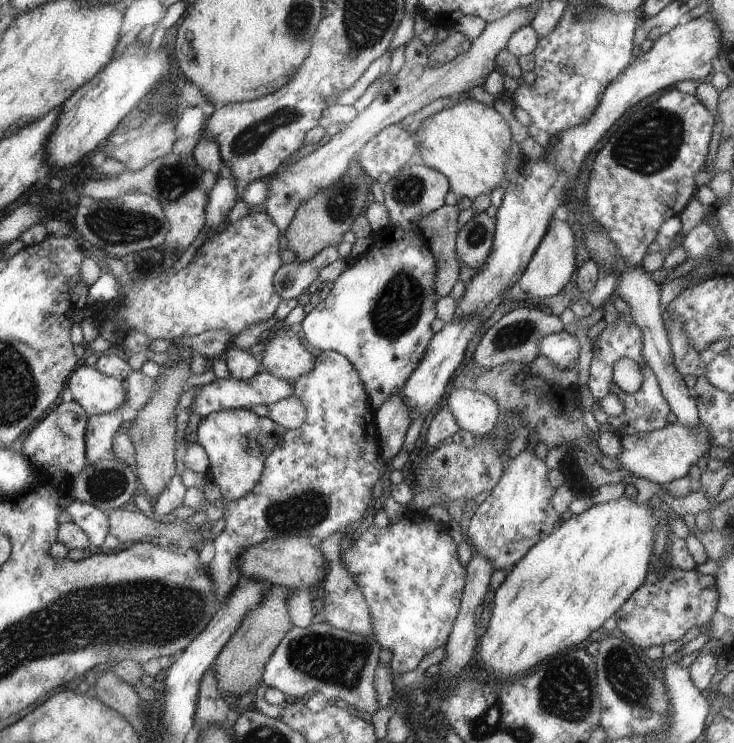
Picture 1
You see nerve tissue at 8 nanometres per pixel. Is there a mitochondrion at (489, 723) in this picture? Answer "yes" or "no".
yes

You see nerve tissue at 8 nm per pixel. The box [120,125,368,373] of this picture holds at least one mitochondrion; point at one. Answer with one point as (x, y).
(173, 181)

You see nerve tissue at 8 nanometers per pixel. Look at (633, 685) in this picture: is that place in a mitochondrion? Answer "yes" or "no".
yes

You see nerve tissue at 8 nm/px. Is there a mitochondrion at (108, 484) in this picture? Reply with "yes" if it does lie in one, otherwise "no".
yes

